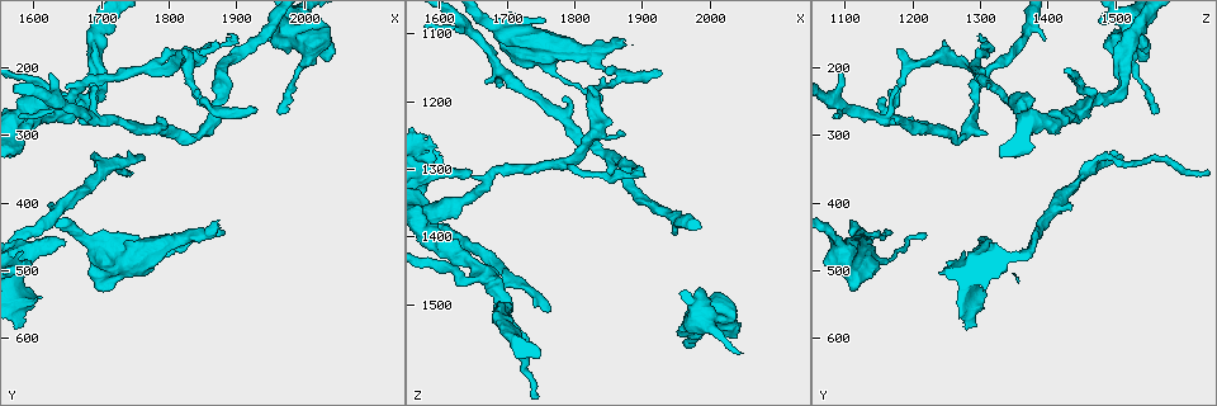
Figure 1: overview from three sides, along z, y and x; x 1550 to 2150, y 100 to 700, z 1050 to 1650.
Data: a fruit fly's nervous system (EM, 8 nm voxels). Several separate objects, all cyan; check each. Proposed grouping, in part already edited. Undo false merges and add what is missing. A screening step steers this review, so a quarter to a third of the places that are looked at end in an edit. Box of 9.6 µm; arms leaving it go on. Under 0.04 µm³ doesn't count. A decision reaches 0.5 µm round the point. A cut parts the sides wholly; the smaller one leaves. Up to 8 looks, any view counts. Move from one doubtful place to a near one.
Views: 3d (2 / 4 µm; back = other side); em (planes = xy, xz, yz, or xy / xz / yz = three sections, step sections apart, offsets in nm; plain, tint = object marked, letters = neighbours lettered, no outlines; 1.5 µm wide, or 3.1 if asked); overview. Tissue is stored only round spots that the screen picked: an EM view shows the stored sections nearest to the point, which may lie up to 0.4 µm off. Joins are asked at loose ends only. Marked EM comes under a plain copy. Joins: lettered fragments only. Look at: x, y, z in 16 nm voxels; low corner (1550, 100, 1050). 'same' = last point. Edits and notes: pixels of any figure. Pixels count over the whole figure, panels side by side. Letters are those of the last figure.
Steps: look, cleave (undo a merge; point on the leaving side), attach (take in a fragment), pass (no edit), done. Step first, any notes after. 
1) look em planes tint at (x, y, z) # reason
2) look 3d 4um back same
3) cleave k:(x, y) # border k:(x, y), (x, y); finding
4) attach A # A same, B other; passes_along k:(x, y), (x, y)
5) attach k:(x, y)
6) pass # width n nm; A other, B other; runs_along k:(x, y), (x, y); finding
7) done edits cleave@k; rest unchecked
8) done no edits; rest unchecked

look em xy step 4 letters at (1870, 430, 1110) # free end

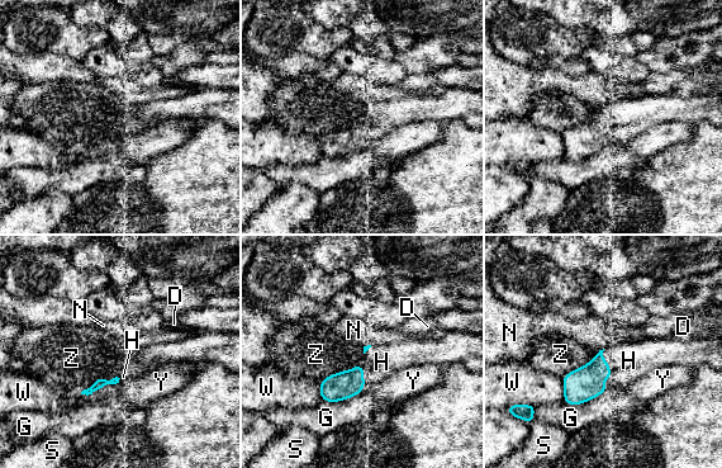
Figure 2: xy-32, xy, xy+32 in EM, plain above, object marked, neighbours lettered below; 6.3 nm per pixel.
attach H # D other, G other, H same, N other, S other, W other, Y other, Z other; the neuron continues

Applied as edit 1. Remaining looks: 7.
look overview # see it whole again

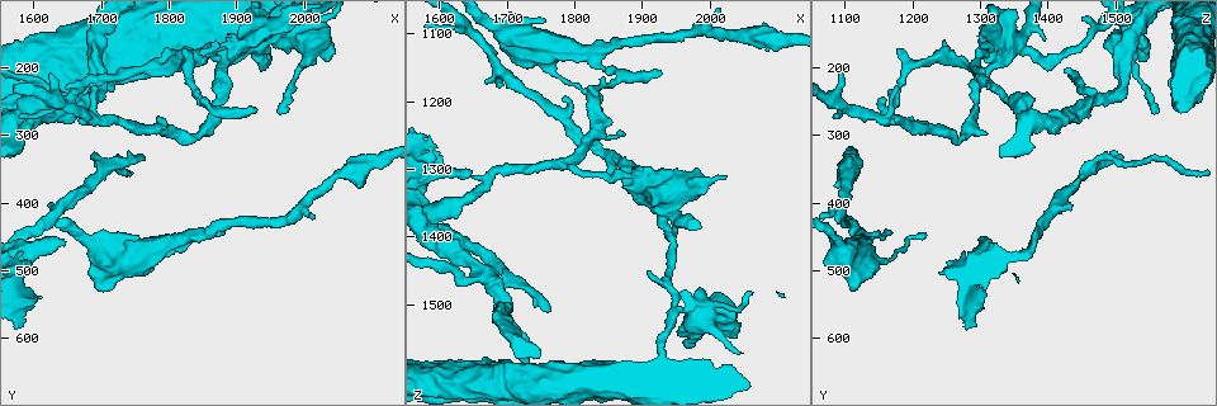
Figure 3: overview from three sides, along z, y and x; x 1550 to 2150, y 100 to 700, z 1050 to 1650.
look em planes letters at (2035, 195, 1535) # free end

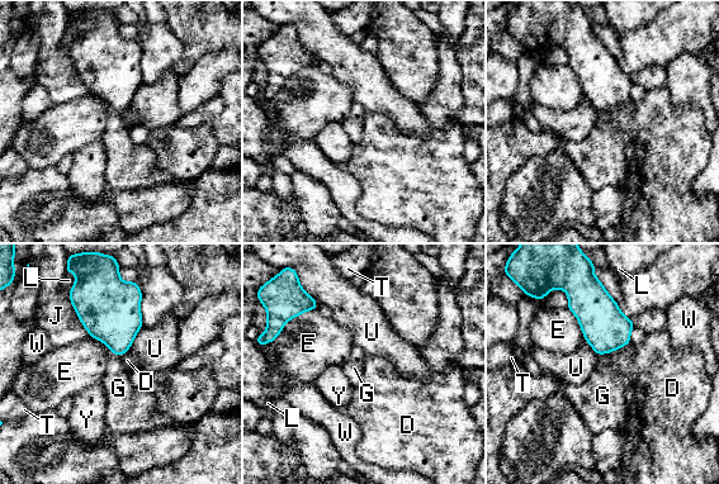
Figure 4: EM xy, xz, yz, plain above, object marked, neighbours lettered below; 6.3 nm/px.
pass # D other, E other, G other, J other, L other, T other, U other, W other, Y other; border 4:(110, 351), (119, 356); no lettered fragment goes on from it

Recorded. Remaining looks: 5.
look em planes letters at (1760, 325, 1505) # free end

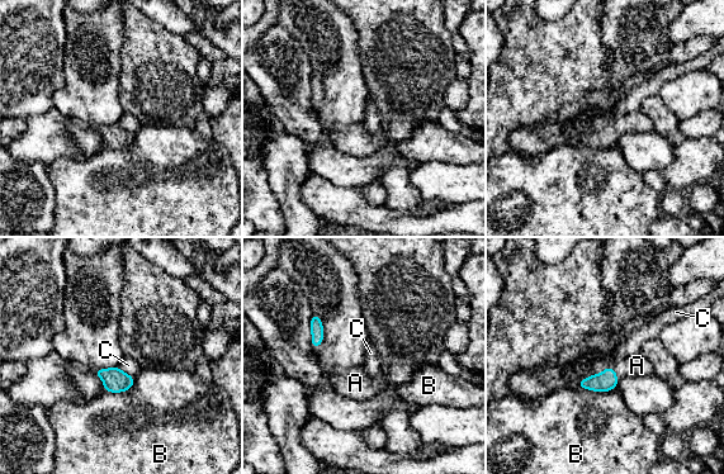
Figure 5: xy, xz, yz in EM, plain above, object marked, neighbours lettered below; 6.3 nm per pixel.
attach A # longest_contact B 240 nm; A same, B other, C other; the neuron continues

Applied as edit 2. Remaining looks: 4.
done edits attach@2, attach@5; rest unchecked

